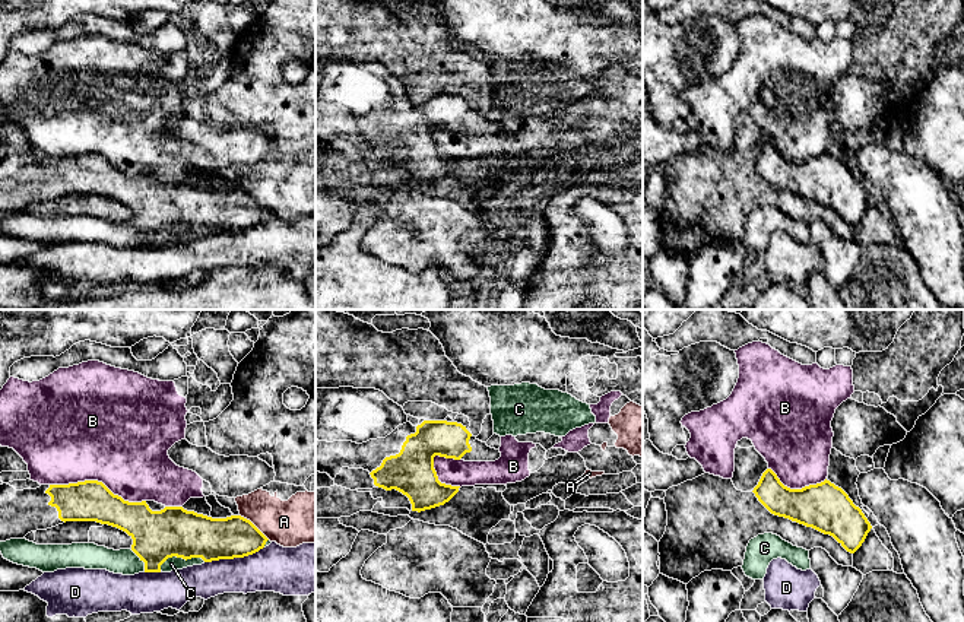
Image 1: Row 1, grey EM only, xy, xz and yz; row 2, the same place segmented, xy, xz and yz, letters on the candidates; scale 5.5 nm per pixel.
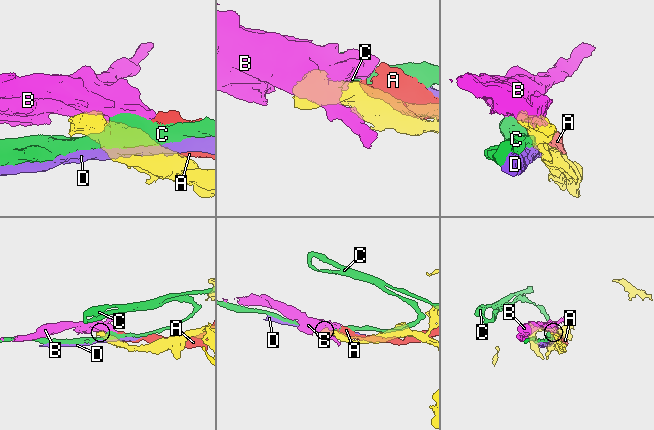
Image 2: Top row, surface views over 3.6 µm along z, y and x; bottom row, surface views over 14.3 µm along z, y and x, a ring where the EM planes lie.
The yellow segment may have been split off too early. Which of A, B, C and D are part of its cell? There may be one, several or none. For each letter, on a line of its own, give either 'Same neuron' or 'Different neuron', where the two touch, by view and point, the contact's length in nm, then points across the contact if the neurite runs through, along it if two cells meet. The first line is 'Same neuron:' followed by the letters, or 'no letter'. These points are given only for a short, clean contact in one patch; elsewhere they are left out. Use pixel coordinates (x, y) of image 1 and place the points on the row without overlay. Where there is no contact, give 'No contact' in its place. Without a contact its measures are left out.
Same neuron: no letter
A: Different neuron. Touches yellow at xy (253, 197). Shared border 220 nm
B: Different neuron. Touches yellow at xy (97, 154). Shared border 550 nm
C: Different neuron. Touches yellow at xy (180, 229). Shared border 260 nm
D: Different neuron. Touches yellow at xy (234, 229). Shared border 340 nm

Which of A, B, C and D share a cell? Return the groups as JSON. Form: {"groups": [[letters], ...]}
{"groups": [["A", "B"], ["C"], ["D"]]}

